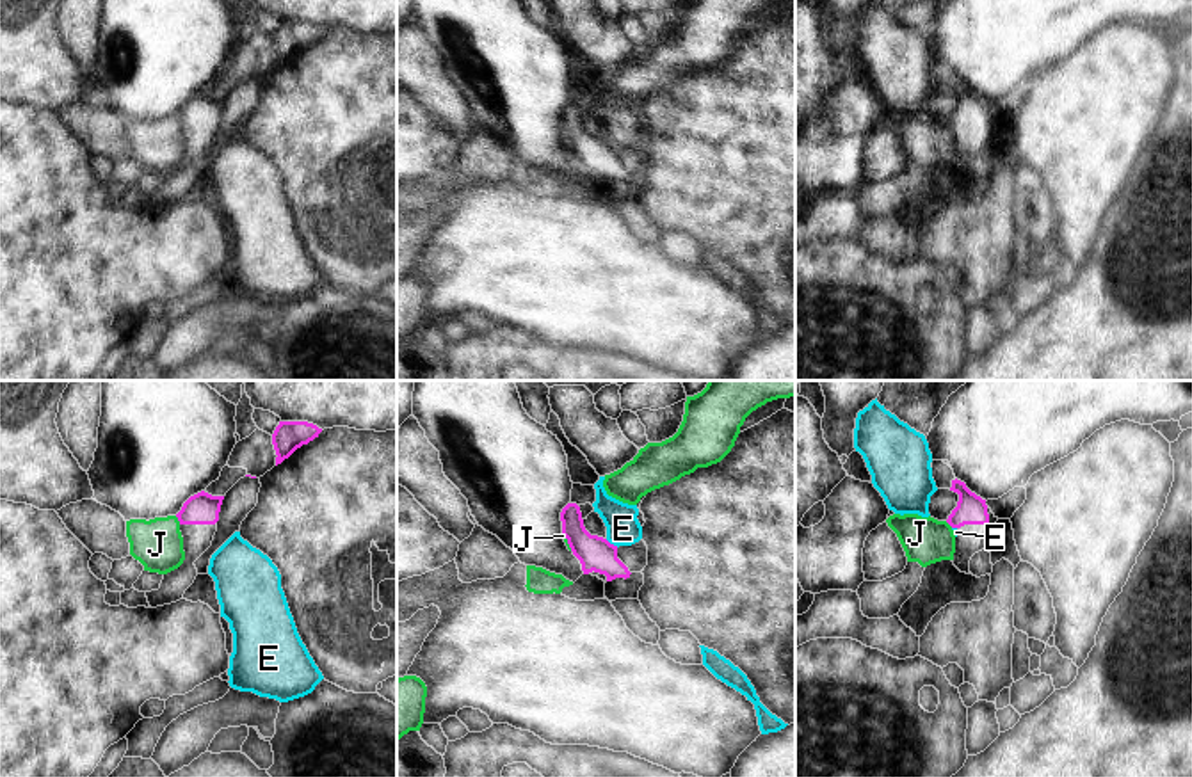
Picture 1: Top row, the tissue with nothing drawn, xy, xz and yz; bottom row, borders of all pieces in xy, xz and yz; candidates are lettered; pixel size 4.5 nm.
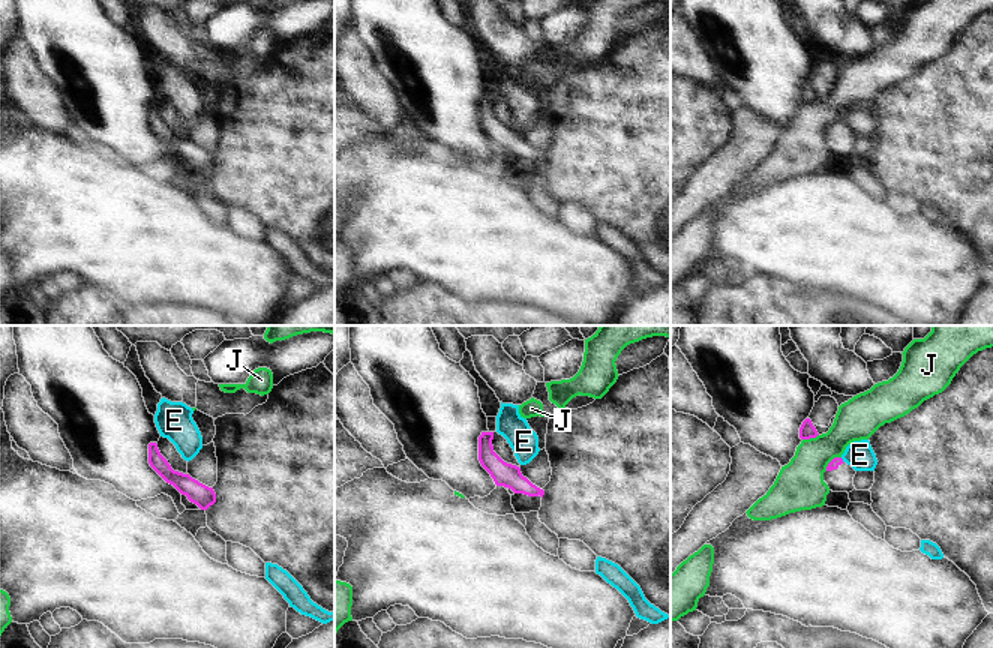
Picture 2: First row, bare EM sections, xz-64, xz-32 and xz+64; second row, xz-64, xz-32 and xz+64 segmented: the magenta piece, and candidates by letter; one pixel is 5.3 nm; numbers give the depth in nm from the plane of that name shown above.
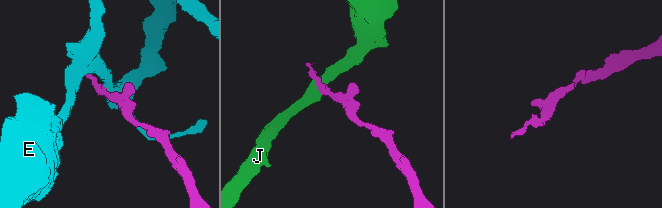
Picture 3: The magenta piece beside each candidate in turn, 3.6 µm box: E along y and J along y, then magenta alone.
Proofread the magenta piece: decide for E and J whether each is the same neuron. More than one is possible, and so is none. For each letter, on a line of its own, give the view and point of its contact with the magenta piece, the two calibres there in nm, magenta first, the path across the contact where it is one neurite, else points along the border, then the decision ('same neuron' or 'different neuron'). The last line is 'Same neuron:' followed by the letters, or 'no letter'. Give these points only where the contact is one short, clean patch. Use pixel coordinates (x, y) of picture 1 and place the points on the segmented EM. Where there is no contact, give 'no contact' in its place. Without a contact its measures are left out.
E: contact xz (612, 544); calibres 160 and 160 nm; border xz (605, 539), (618, 546); different neuron
J: contact xy (178, 520); calibres 140 and 220 nm; border xy (175, 516), (180, 523); different neuron
Same neuron: no letter

